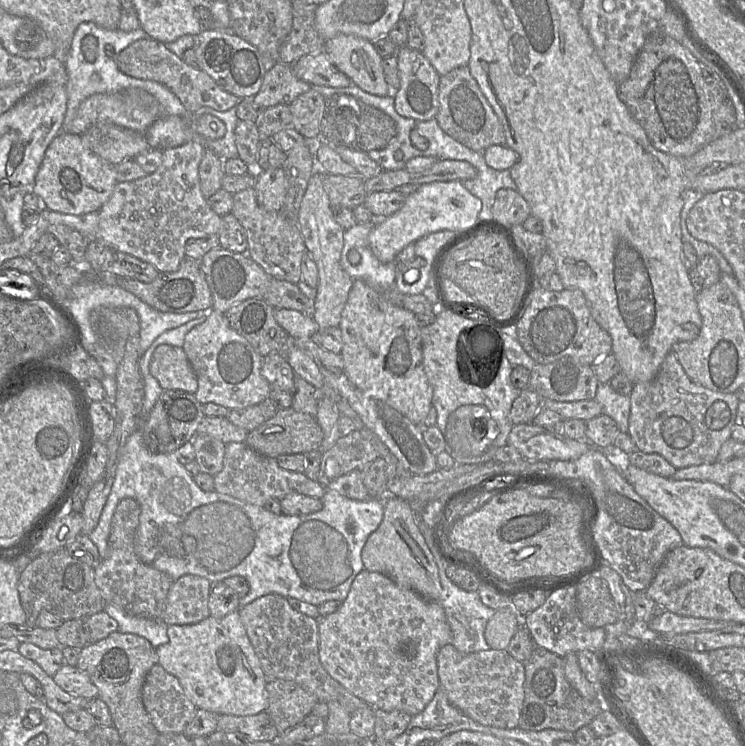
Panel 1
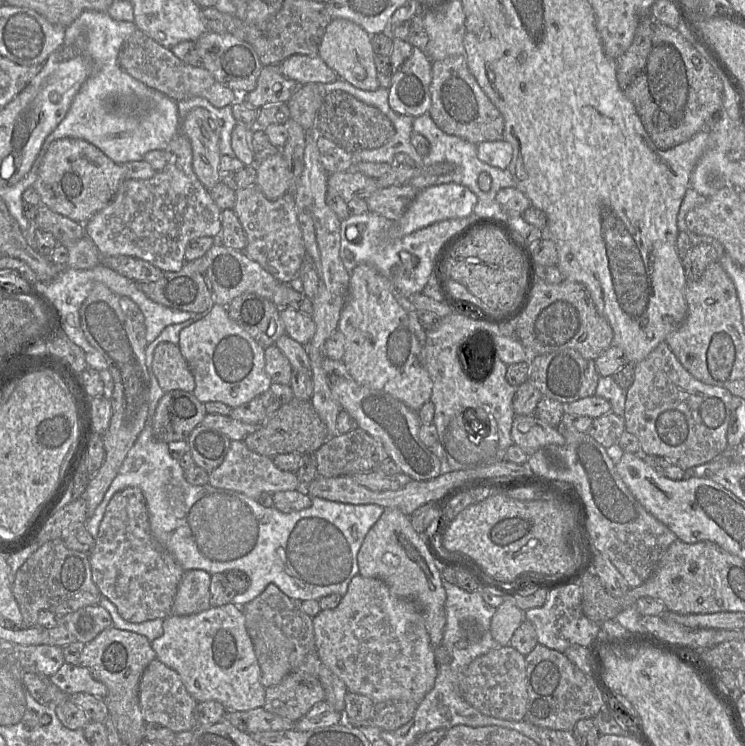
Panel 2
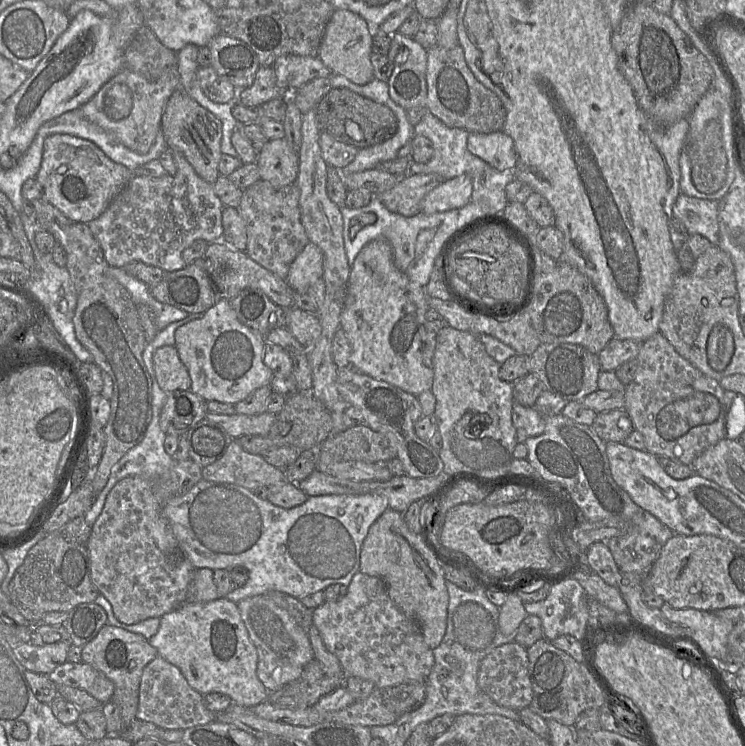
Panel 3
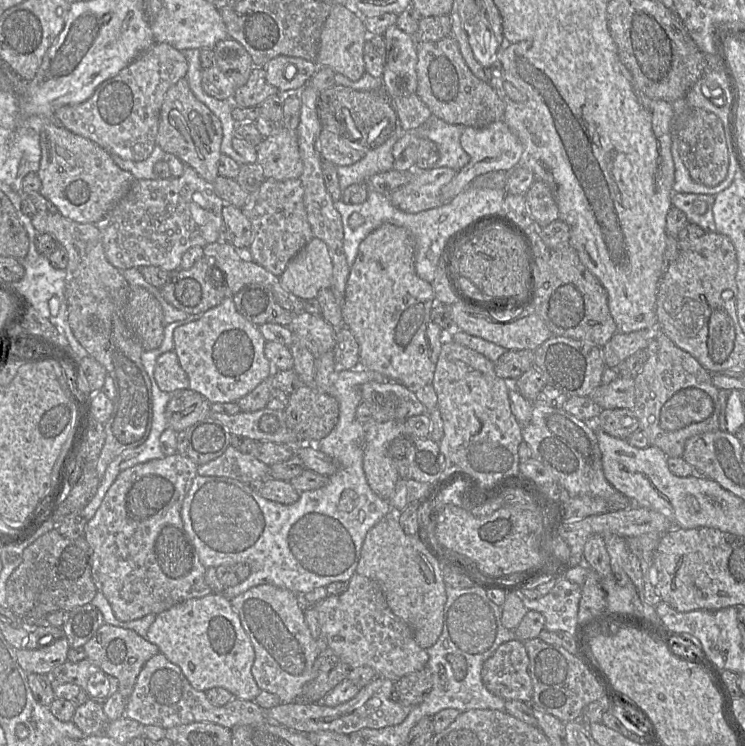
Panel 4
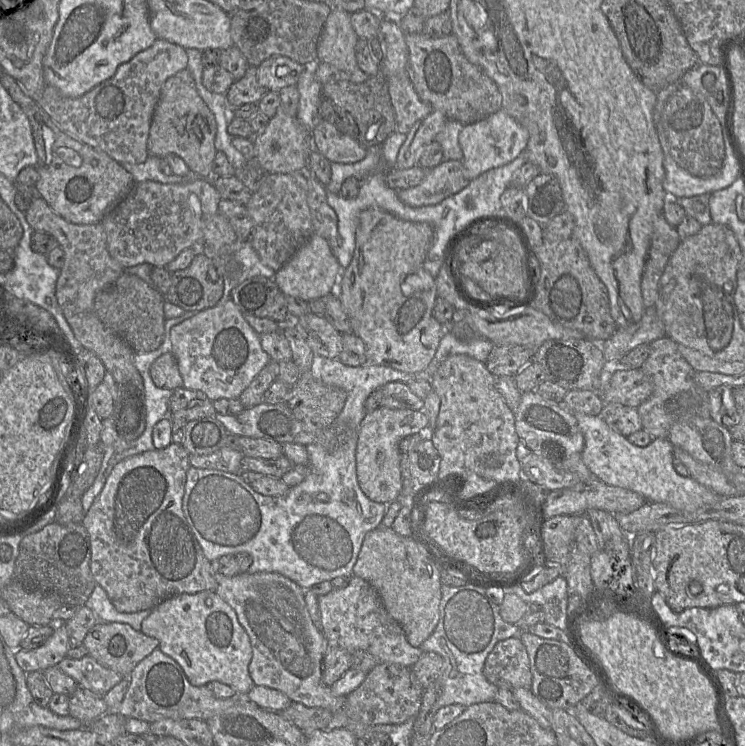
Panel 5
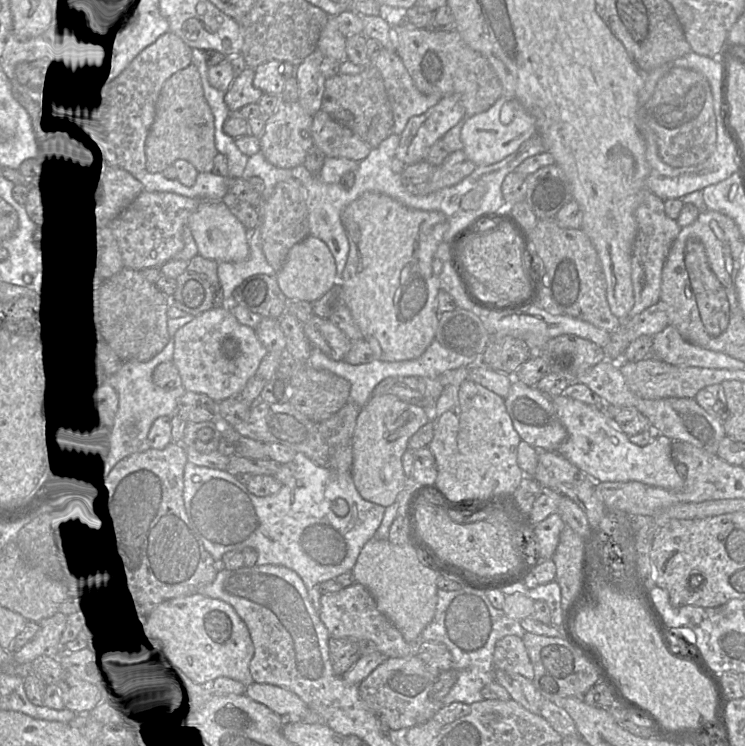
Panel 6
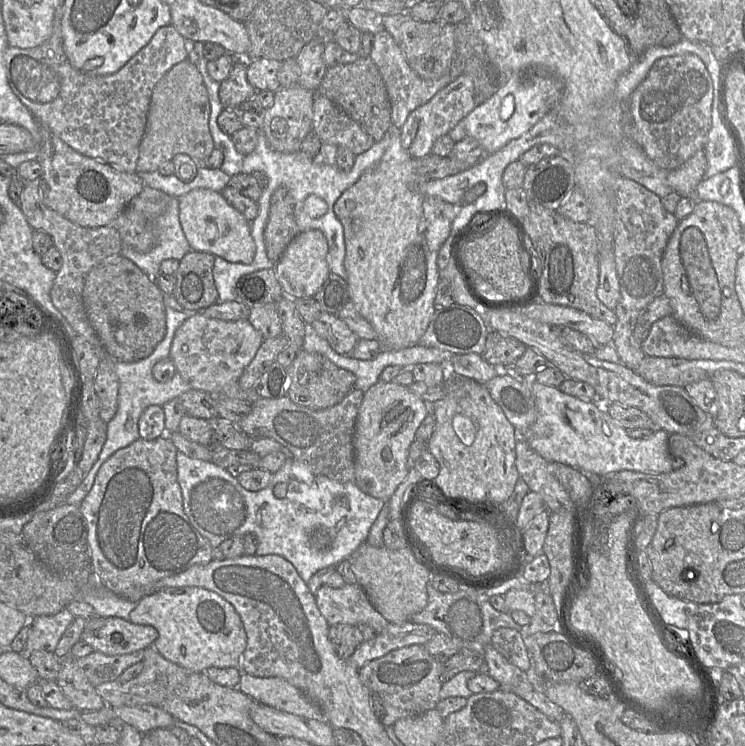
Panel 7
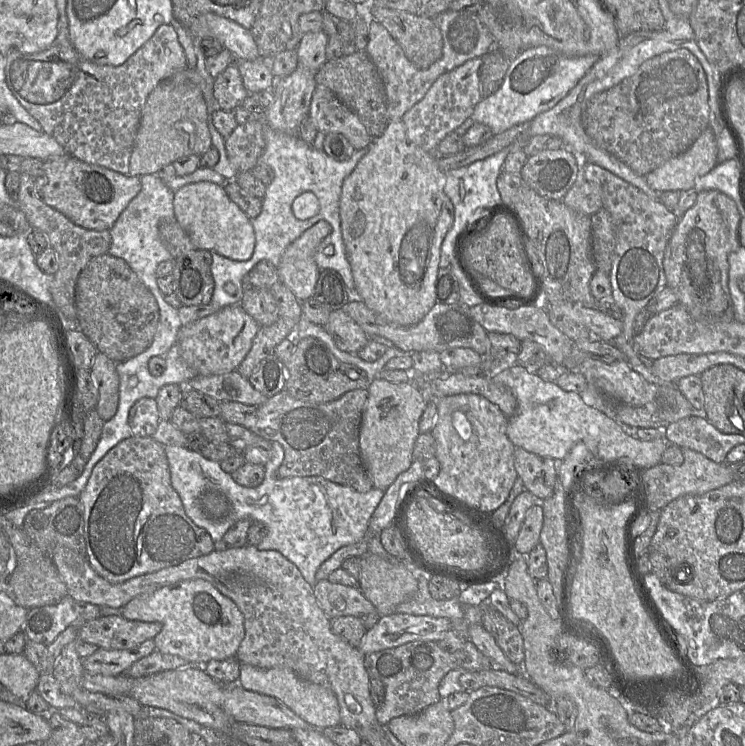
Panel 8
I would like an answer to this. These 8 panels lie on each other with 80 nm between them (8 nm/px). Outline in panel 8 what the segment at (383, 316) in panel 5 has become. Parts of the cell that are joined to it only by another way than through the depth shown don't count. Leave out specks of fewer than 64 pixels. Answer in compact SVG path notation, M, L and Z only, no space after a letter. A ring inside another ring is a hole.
M390 120L385 132L374 138L367 147L367 153L360 159L350 175L342 184L339 204L342 237L346 247L347 258L351 266L356 295L374 312L400 326L411 326L419 323L437 302L436 286L439 274L440 252L443 240L454 222L454 206L444 193L446 173L438 166L435 152L426 152L407 139L405 125L402 120Z

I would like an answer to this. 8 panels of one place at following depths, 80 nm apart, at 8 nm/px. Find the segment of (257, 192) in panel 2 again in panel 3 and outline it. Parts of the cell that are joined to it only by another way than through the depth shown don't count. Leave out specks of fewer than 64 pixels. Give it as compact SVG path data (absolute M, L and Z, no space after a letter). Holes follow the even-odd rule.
M259 180L243 191L238 211L246 224L246 254L261 266L285 280L290 265L309 243L300 219L300 191L296 183L274 188Z

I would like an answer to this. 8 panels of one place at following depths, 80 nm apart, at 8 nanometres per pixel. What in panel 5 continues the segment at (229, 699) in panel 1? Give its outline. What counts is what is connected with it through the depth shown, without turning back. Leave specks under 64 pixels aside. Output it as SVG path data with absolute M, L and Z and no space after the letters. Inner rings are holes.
M216 592L184 593L162 601L143 620L141 631L158 640L158 649L179 664L194 686L206 686L212 681L218 681L233 688L240 697L247 697L249 691L255 686L249 674L249 664L252 659L250 638L239 623L235 610Z

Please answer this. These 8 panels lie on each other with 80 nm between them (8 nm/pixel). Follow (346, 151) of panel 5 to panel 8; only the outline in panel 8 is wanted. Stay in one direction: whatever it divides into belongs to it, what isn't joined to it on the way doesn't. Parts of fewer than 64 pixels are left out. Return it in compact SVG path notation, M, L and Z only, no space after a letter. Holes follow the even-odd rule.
M316 85L309 116L320 133L340 133L356 150L369 147L373 140L359 117L326 86Z

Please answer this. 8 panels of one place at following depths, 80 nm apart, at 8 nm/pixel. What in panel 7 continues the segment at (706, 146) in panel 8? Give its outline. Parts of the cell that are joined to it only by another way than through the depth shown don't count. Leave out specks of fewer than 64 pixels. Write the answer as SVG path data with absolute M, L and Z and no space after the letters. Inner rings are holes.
M701 149L681 166L671 170L667 176L667 183L681 196L695 194L695 189L703 180L707 166L705 151Z

